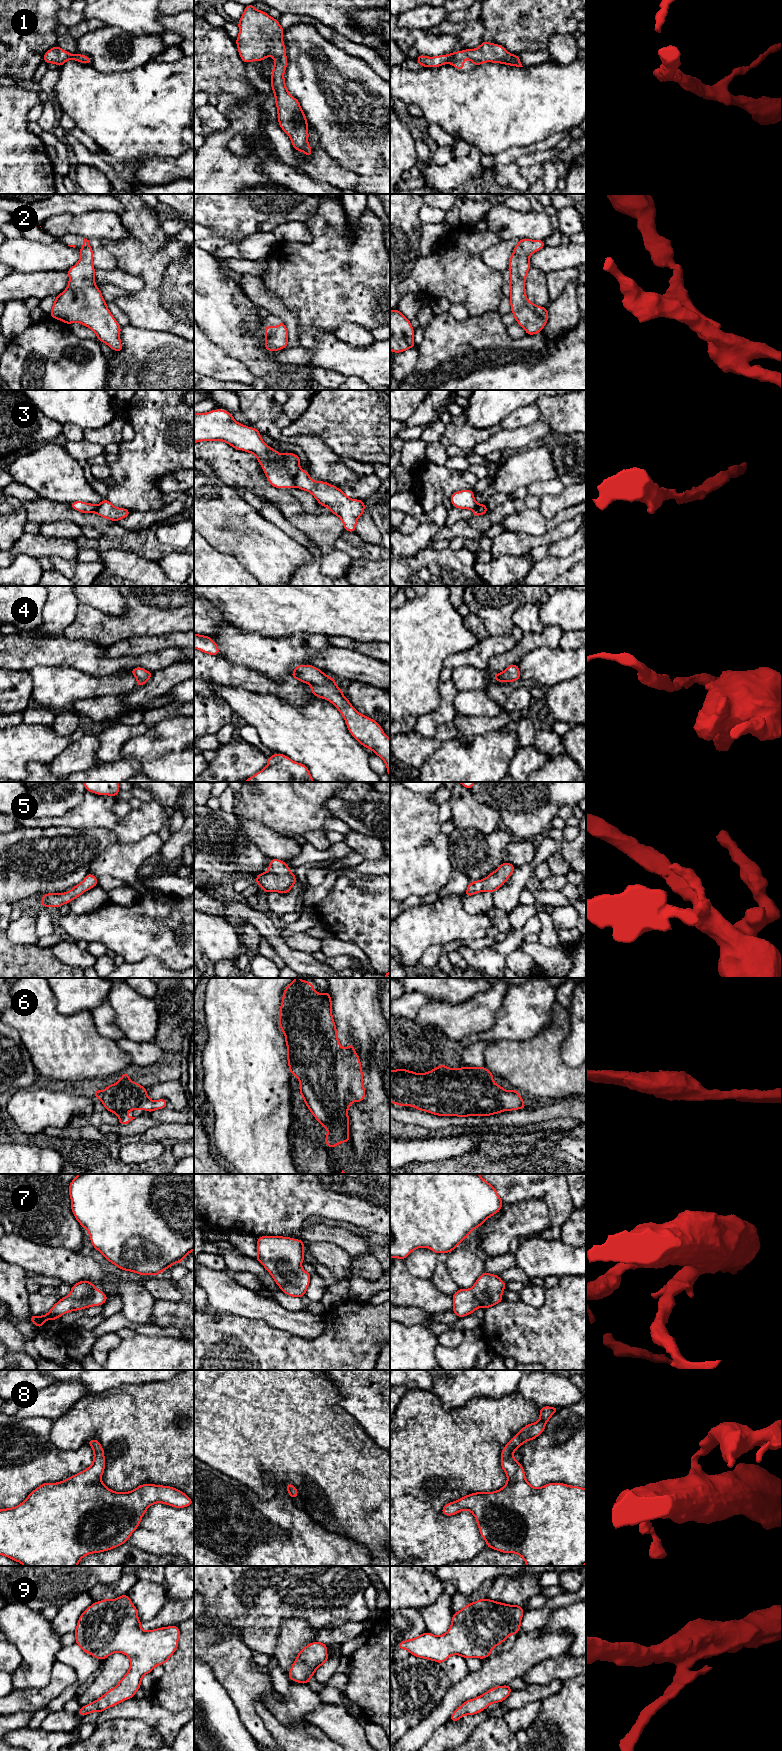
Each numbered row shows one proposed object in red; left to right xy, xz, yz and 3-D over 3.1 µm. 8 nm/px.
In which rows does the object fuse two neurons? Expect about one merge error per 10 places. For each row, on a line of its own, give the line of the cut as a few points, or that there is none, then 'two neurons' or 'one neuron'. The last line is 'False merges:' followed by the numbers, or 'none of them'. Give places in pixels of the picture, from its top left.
1: cut none; one neuron
2: cut none; one neuron
3: cut xz (300, 470), (293, 479), (294, 485); two neurons
4: cut none; one neuron
5: cut none; one neuron
6: cut none; one neuron
7: cut none; one neuron
8: cut none; one neuron
9: cut none; one neuron
False merges: 3

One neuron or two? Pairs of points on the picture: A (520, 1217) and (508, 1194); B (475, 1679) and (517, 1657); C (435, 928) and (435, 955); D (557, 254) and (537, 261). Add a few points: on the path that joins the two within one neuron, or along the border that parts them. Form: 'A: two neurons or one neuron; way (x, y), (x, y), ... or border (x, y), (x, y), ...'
A: two neurons; border (535, 1197), (503, 1203)
B: one neuron; way (485, 1679), (496, 1670), (507, 1666)
C: two neurons; border (441, 945), (430, 945), (419, 961)
D: one neuron; way (552, 258), (542, 259)

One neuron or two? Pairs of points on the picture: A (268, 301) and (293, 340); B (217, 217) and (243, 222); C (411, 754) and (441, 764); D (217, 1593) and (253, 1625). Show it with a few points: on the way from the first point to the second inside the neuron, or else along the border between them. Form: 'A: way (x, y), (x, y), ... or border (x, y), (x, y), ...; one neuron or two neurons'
A: way (278, 309), (292, 323), (293, 330); one neuron
B: way (223, 217), (237, 217); one neuron
C: border (441, 742), (418, 768); two neurons
D: way (226, 1598), (244, 1616); one neuron

